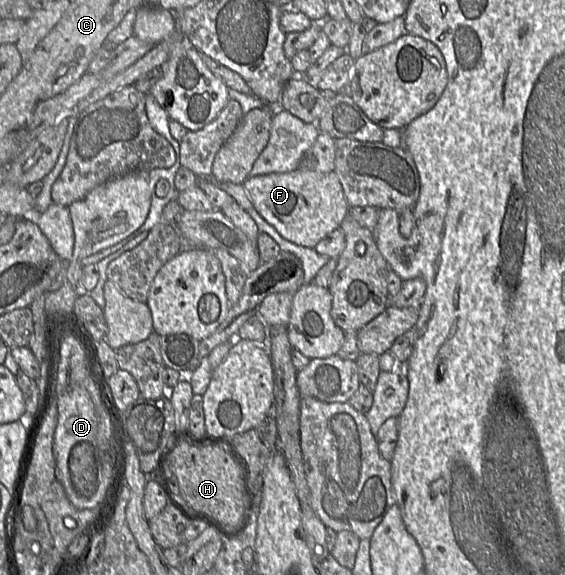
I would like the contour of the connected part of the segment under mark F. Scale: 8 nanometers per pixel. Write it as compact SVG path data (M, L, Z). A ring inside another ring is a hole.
M297 169L289 173L248 177L242 185L253 207L262 218L273 226L284 239L303 247L314 248L326 235L340 228L343 219L348 214L349 205L335 172L320 173L311 170Z

